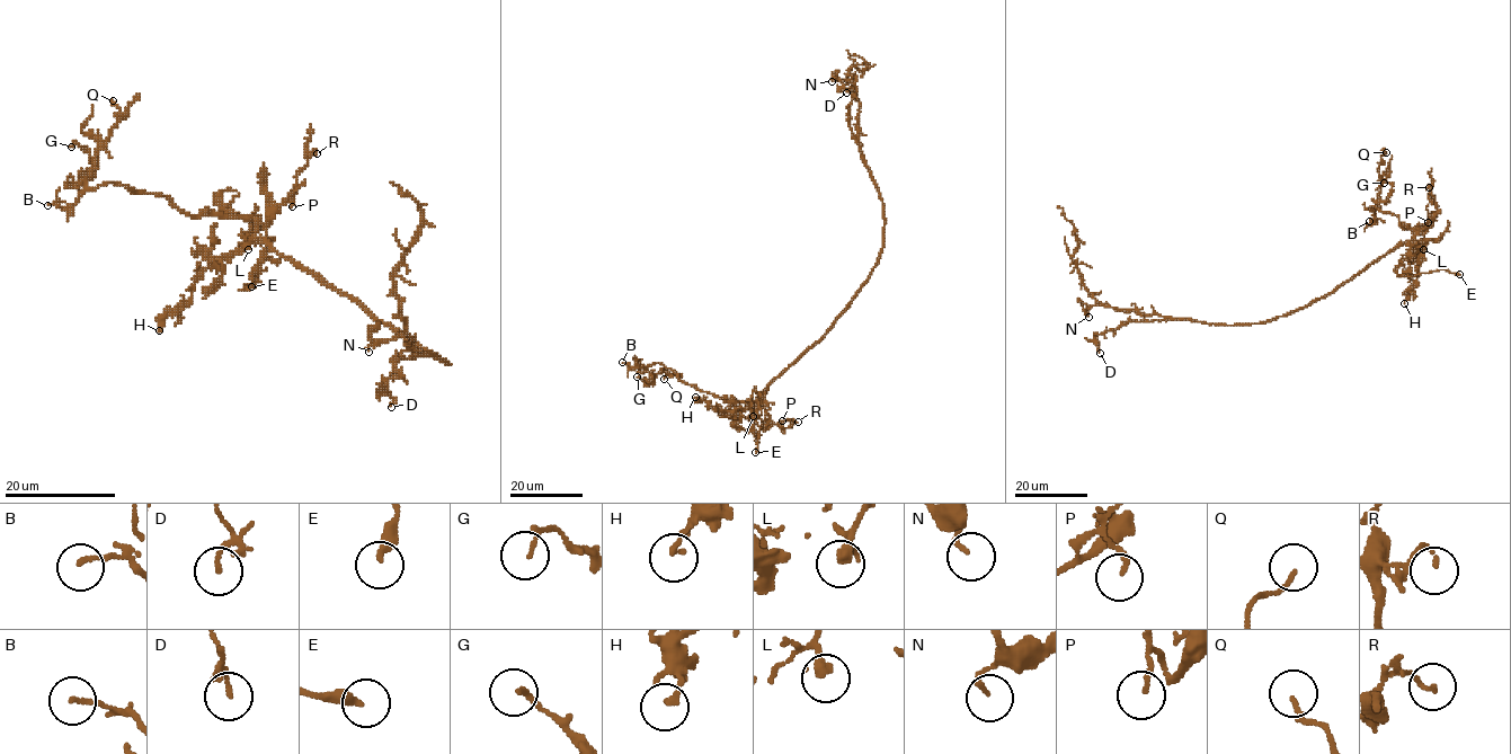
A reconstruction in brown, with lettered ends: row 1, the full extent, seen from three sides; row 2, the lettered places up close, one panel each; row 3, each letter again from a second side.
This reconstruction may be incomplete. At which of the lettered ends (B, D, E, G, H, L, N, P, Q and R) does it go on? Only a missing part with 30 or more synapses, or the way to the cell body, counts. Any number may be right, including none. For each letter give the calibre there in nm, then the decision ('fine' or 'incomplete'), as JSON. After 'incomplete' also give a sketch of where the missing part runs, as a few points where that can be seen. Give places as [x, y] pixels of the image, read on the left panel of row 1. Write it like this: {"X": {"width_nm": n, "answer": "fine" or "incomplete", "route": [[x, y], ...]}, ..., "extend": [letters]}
{"B": {"width_nm": 130, "answer": "fine"}, "D": {"width_nm": 160, "answer": "fine"}, "E": {"width_nm": 280, "answer": "incomplete", "route": [[251, 286], [245, 274], [274, 195], [238, 169], [230, 184], [242, 202], [246, 192]]}, "G": {"width_nm": 120, "answer": "fine"}, "H": {"width_nm": 170, "answer": "fine"}, "L": {"width_nm": 260, "answer": "fine"}, "N": {"width_nm": 130, "answer": "fine"}, "P": {"width_nm": 150, "answer": "fine"}, "Q": {"width_nm": 130, "answer": "fine"}, "R": {"width_nm": 110, "answer": "fine"}, "extend": ["E"]}

